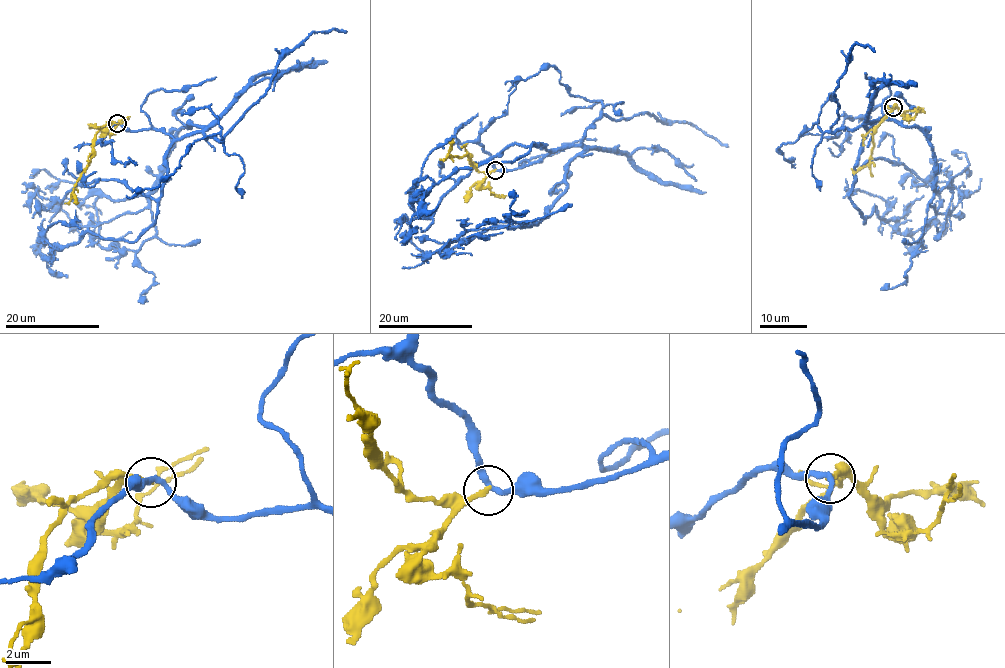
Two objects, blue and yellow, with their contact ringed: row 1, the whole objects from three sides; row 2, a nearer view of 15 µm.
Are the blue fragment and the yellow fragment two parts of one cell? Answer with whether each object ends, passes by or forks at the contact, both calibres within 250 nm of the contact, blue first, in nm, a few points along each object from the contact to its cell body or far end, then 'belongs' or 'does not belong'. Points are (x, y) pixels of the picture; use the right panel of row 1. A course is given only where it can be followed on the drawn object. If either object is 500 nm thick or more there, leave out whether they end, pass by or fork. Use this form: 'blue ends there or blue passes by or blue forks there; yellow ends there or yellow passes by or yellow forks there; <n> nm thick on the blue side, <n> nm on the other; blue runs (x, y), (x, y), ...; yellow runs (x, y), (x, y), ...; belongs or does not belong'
blue passes by; yellow ends there; 240 nm thick on the blue side, 240 nm on the other; blue runs (893, 107), (864, 127), (895, 120), (924, 133), (937, 213), (978, 190), (981, 178); yellow runs (893, 107), (873, 135), (869, 162), (856, 171), (851, 168); does not belong

